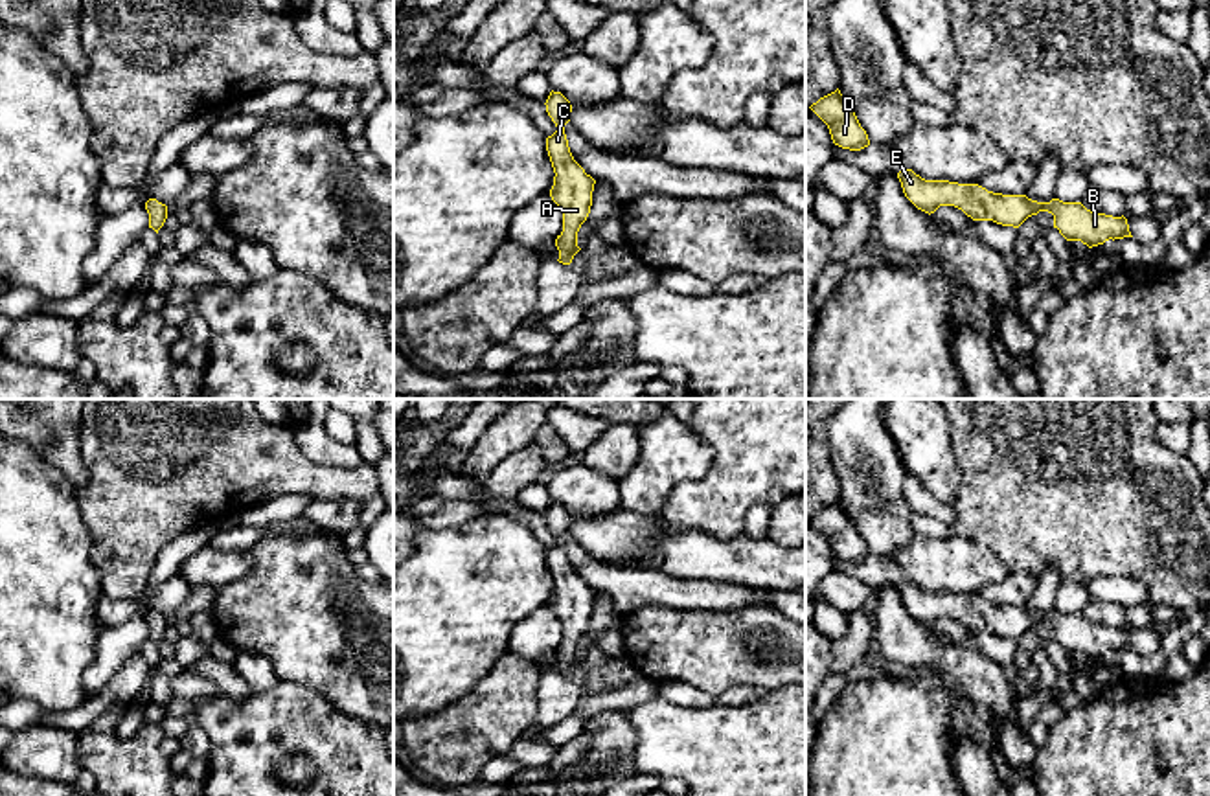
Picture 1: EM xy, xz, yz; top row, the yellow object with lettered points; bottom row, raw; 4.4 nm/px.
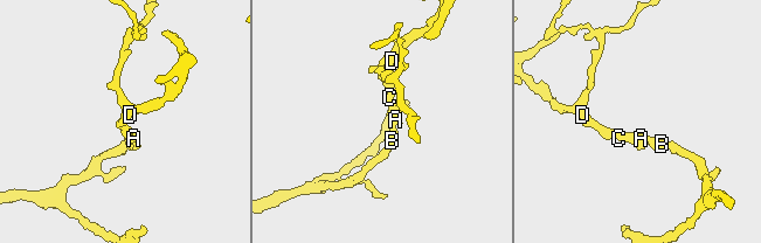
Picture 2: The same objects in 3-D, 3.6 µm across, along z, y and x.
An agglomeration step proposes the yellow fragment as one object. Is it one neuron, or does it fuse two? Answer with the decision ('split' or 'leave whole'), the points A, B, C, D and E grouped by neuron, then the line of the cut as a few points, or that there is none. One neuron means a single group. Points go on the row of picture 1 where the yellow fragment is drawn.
leave whole; A B C D E; no cut

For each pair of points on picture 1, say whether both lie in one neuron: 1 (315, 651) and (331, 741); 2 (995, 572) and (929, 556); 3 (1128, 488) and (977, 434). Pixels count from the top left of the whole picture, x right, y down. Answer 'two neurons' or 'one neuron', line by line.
1: two neurons
2: one neuron
3: one neuron

